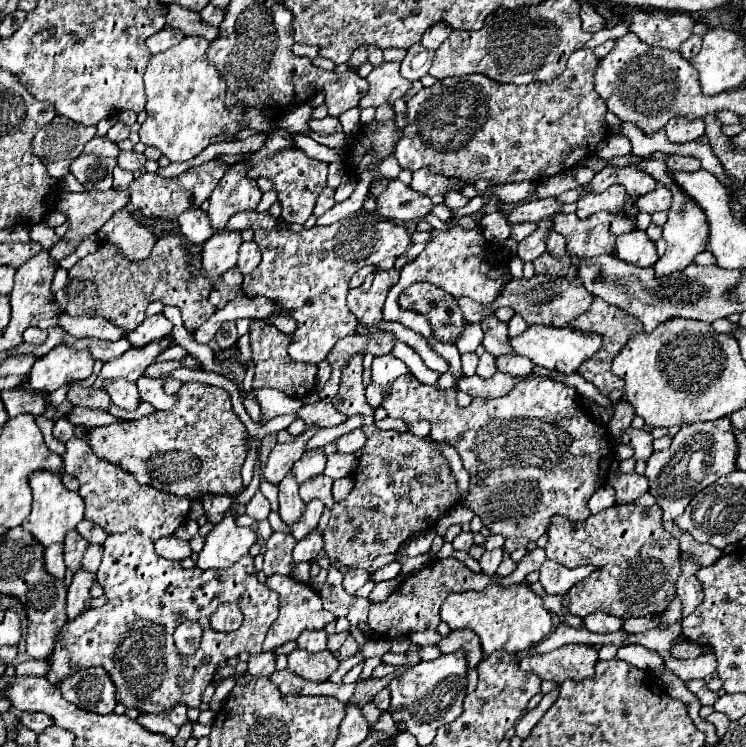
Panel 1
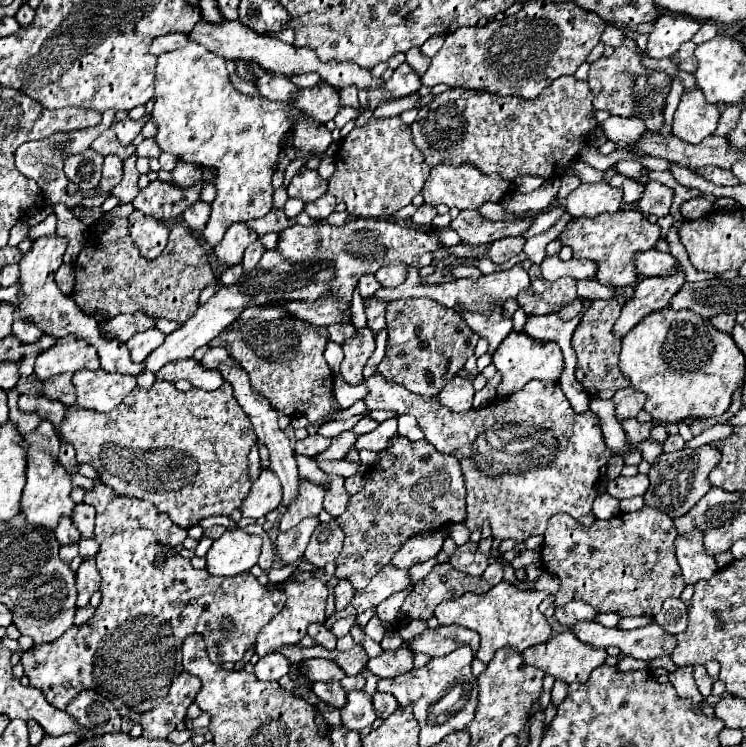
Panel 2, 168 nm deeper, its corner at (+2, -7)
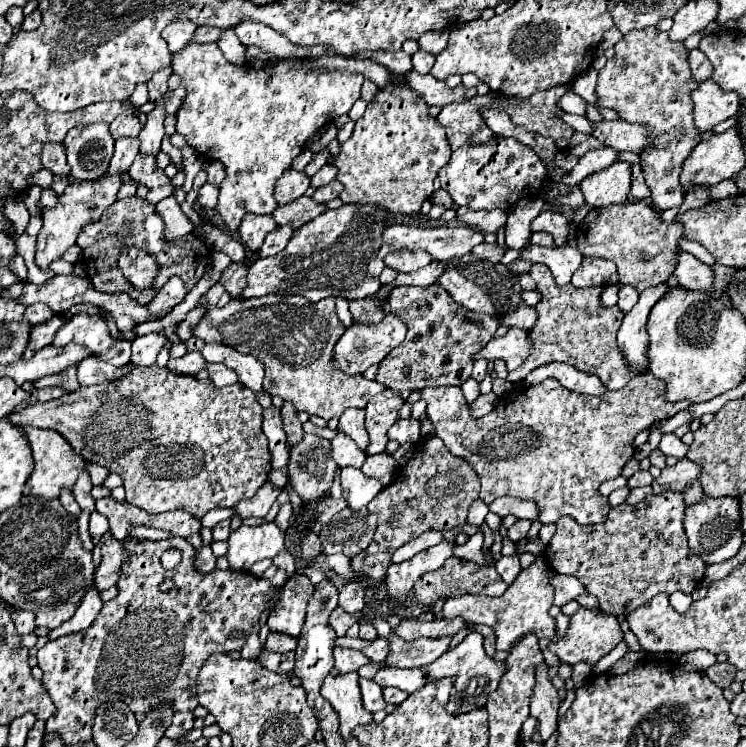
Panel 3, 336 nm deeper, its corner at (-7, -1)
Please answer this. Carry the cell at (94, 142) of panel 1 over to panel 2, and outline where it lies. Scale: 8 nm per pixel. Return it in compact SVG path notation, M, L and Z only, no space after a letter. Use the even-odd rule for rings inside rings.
M108 128L104 134L100 134L100 136L92 142L90 148L96 150L96 152L100 152L102 156L114 154L114 156L118 156L118 158L122 158L122 160L126 160L126 158L130 158L130 156L134 154L134 146L128 144L128 146L124 148L124 146L118 142L118 138L114 136L114 130L112 130L112 128Z

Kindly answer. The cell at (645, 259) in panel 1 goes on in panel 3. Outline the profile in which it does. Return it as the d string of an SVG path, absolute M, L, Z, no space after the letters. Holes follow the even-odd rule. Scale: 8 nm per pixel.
M681 252L679 254L675 276L677 276L679 284L685 286L685 288L689 288L689 290L713 292L713 282L715 282L713 268L707 266L707 264L703 264L701 260L697 260L689 252Z

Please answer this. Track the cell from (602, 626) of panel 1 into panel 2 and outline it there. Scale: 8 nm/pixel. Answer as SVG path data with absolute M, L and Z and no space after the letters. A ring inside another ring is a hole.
M568 602L566 606L556 608L556 618L566 630L572 630L572 626L578 622L594 622L596 616L598 612L594 612L594 608L590 608L586 602Z

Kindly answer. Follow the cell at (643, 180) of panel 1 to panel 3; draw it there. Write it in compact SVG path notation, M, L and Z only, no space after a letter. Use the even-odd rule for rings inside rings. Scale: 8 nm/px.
M633 164L633 184L631 184L631 196L635 200L645 200L651 196L649 192L649 186L645 184L645 178L643 178L643 172L641 172L641 166L639 164Z

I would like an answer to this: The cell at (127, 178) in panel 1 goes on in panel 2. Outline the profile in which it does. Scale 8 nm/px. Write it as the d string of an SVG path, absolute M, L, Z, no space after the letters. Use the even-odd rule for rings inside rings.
M106 156L104 158L104 168L102 168L102 180L100 180L100 184L108 186L108 188L114 188L122 180L122 176L124 176L122 164L124 162L118 156Z

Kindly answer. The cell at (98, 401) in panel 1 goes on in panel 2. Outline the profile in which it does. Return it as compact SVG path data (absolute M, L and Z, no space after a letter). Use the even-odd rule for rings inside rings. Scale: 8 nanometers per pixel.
M60 374L60 376L54 376L52 380L46 380L44 382L44 396L58 400L66 406L72 406L74 400L76 400L72 374Z

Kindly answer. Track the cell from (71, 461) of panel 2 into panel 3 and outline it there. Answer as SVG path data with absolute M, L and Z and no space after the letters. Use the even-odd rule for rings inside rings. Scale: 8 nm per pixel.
M87 462L87 466L85 466L85 468L89 470L91 480L93 480L93 484L95 484L95 486L101 486L101 484L103 484L103 480L109 476L109 470L107 470L107 468L103 468L103 466L97 466L97 464Z

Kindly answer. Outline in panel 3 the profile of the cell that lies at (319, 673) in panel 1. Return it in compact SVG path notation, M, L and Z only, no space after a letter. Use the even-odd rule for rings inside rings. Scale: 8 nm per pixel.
M341 646L335 648L335 668L339 672L343 672L343 674L345 672L355 672L365 664L373 664L373 662L363 652L351 650L351 648L341 648Z

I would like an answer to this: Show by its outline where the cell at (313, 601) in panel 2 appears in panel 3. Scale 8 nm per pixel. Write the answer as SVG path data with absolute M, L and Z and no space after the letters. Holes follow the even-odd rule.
M293 574L279 594L277 606L269 614L269 630L299 636L305 622L305 608L315 586L307 576Z

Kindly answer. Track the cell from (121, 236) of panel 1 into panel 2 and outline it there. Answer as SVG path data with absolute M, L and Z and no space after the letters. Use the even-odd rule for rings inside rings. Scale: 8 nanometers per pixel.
M134 210L128 216L128 232L138 250L142 250L142 258L154 260L160 256L168 242L168 228L164 222L154 220L152 216L144 216Z

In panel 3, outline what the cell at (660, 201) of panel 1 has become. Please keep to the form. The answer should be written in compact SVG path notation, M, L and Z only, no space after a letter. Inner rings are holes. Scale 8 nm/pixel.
M643 28L643 30L631 30L615 44L615 58L607 62L603 70L599 70L599 82L595 88L597 104L601 108L611 108L619 114L621 120L631 124L643 124L649 144L639 152L641 168L647 186L651 188L651 198L655 208L667 210L667 208L679 208L683 202L683 188L679 184L679 172L681 166L691 154L691 148L695 148L701 142L701 130L695 130L693 124L693 102L691 92L697 86L697 80L693 78L687 62L687 48L683 42L671 42L667 32L661 32L657 28Z

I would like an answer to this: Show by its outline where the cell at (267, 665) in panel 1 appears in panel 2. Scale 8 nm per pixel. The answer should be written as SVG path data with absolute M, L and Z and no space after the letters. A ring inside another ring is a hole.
M280 652L274 654L266 654L258 660L258 664L254 666L254 674L258 680L270 682L270 680L280 680L282 676L286 676L290 670L290 660L284 658Z

